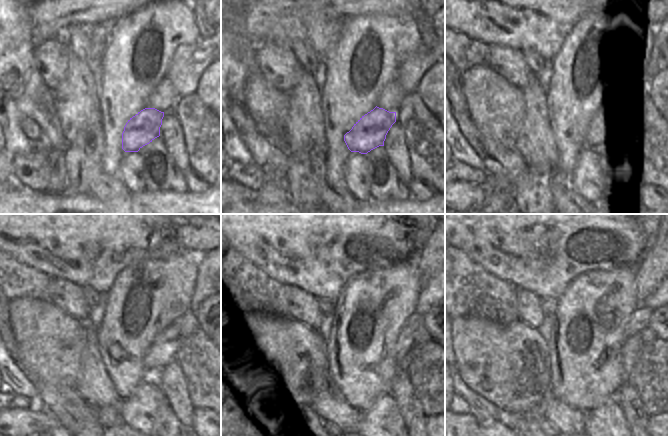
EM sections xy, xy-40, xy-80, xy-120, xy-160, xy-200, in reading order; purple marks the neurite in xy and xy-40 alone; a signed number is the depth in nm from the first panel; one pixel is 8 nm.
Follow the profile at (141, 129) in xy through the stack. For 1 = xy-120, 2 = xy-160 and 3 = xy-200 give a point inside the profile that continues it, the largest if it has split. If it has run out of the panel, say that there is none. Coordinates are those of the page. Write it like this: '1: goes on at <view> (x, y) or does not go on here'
1: goes on at xy-120 (162, 351)
2: goes on at xy-160 (405, 340)
3: goes on at xy-200 (639, 319)

